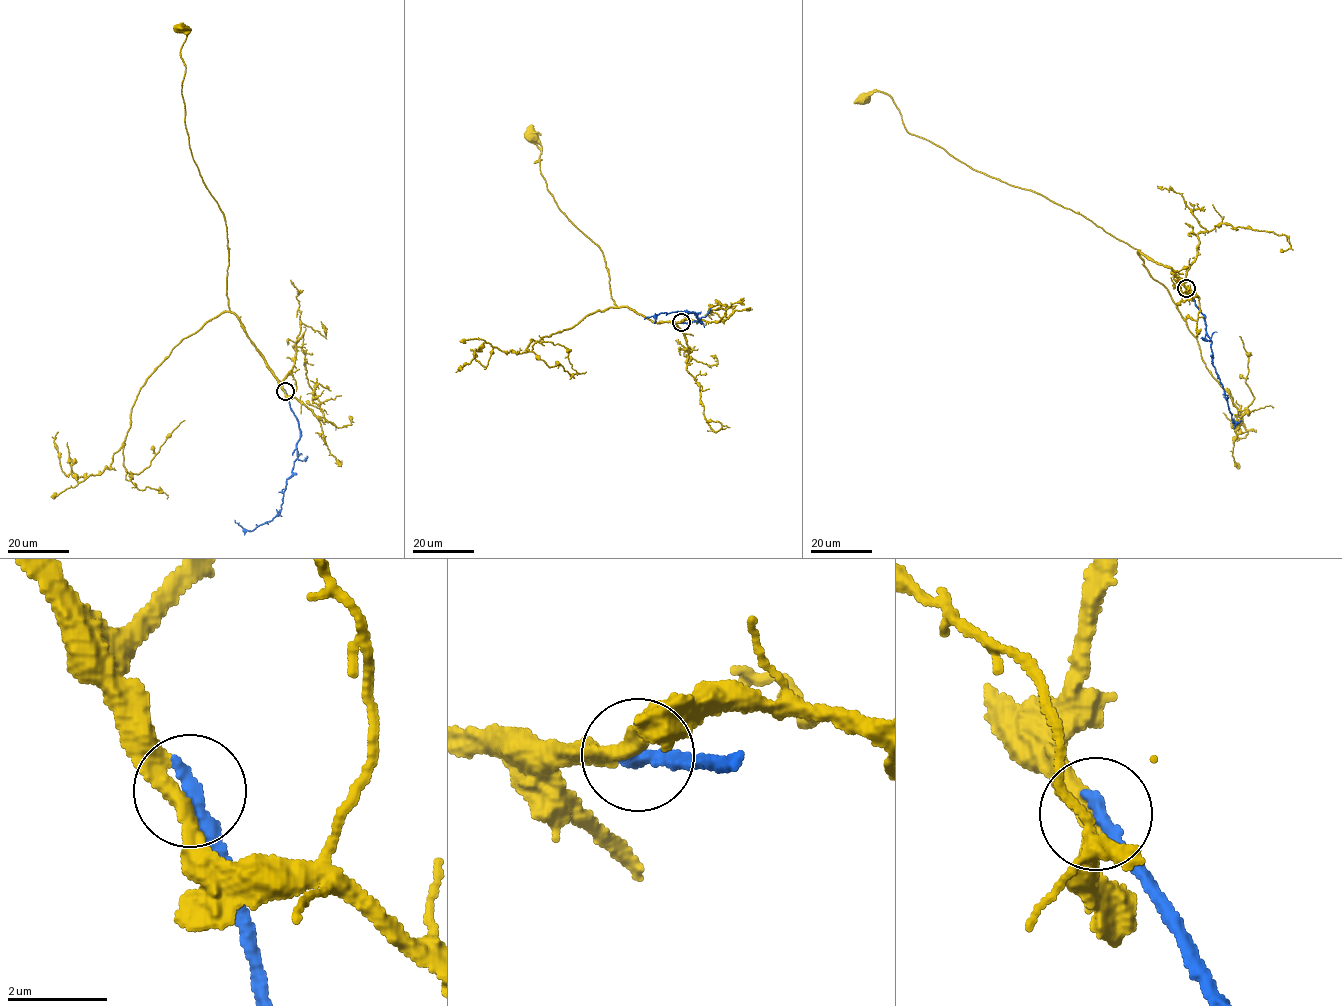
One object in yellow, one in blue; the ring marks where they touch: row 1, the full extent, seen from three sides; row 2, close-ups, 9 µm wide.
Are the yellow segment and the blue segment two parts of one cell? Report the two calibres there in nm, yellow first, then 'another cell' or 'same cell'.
calibres 280 and 320 nm; same cell

